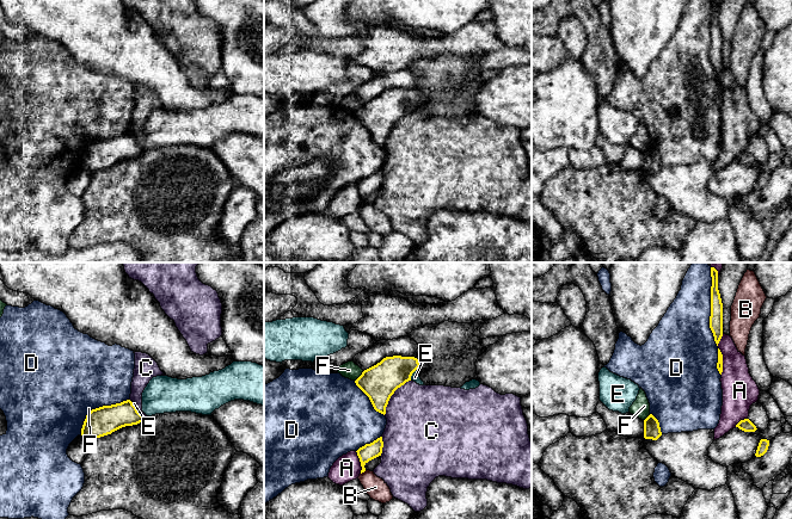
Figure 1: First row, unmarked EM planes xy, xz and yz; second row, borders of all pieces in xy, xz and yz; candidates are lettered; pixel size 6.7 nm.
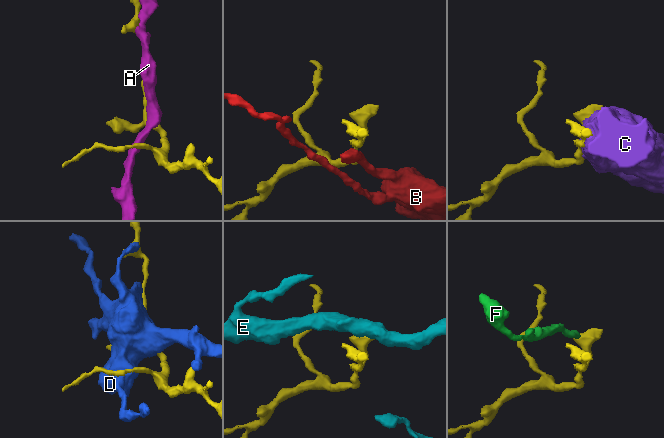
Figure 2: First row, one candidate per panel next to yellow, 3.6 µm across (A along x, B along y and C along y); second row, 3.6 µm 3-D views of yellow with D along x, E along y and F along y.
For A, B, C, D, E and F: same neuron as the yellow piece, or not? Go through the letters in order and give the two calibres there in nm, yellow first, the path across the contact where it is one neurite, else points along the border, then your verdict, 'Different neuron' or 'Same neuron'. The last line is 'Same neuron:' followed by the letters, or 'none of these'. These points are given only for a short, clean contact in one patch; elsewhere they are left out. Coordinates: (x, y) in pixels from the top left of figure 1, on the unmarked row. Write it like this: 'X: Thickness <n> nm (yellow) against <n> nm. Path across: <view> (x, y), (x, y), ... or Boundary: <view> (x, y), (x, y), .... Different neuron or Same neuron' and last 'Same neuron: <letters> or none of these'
A: Thickness 50 nm (yellow) against 240 nm. Different neuron
B: Thickness 110 nm (yellow) against 140 nm. Boundary: xz (366, 203), (361, 207). Different neuron
C: Thickness 240 nm (yellow) against 440 nm. Different neuron
D: Thickness 100 nm (yellow) against 360 nm. Different neuron
E: Thickness 240 nm (yellow) against 60 nm. Boundary: xz (417, 102), (410, 112). Different neuron
F: Thickness 240 nm (yellow) against 110 nm. Boundary: xz (363, 104), (355, 113). Different neuron
Same neuron: none of these

